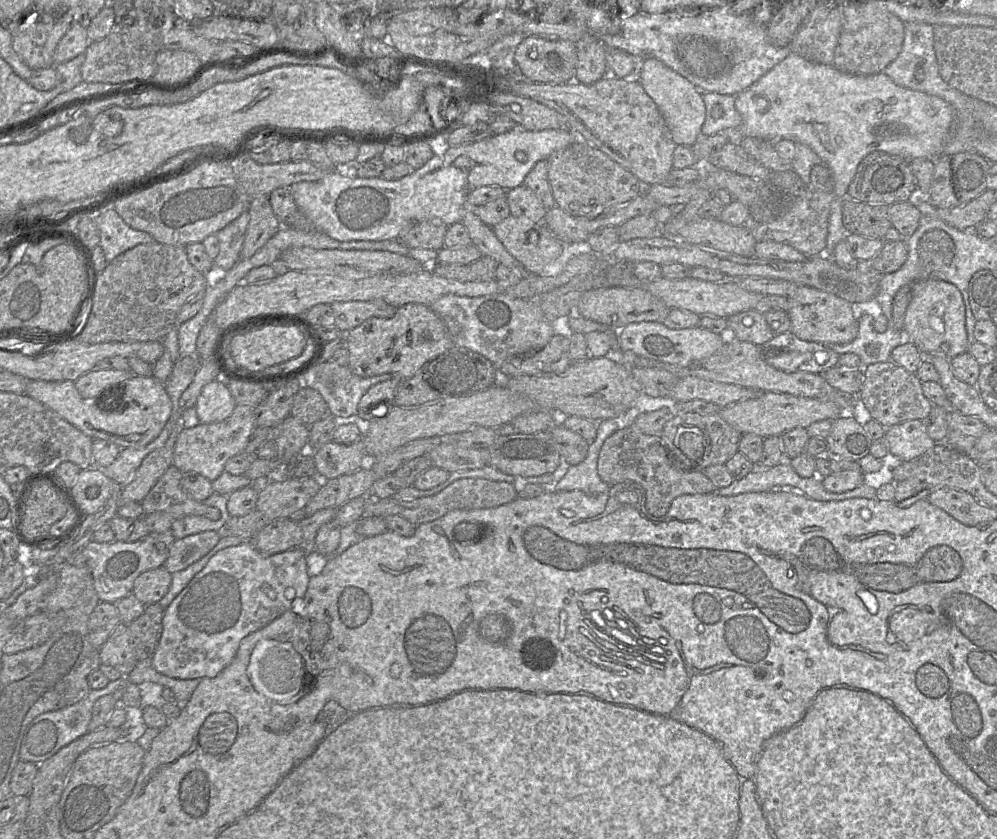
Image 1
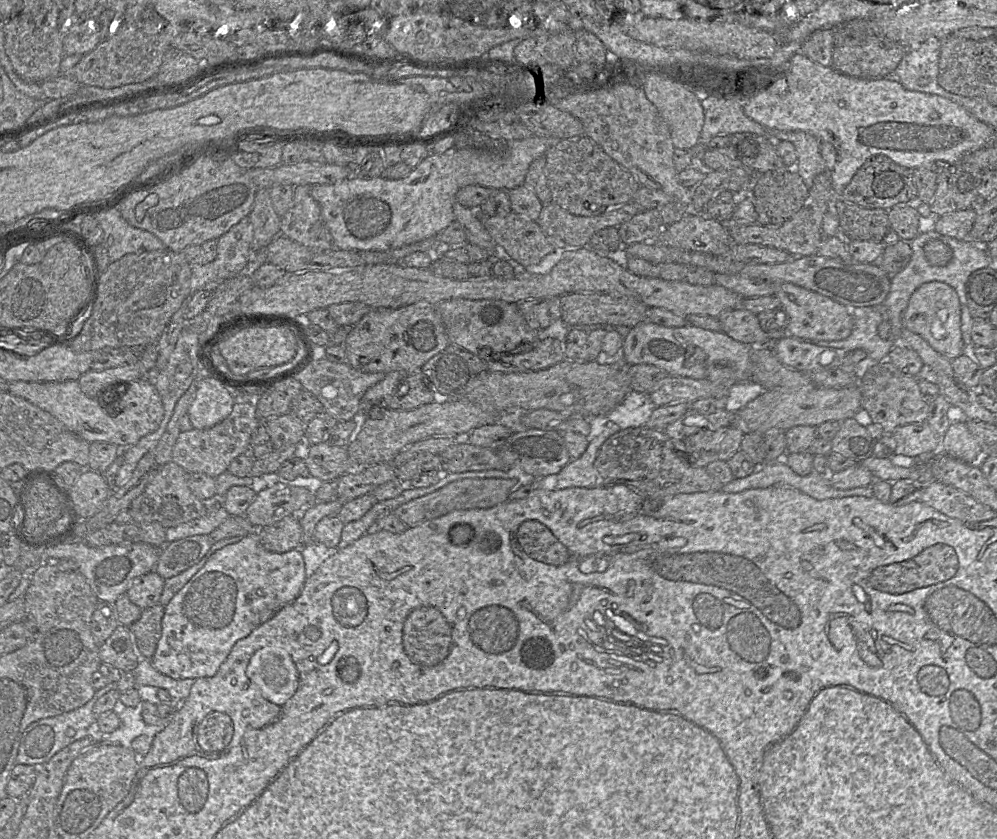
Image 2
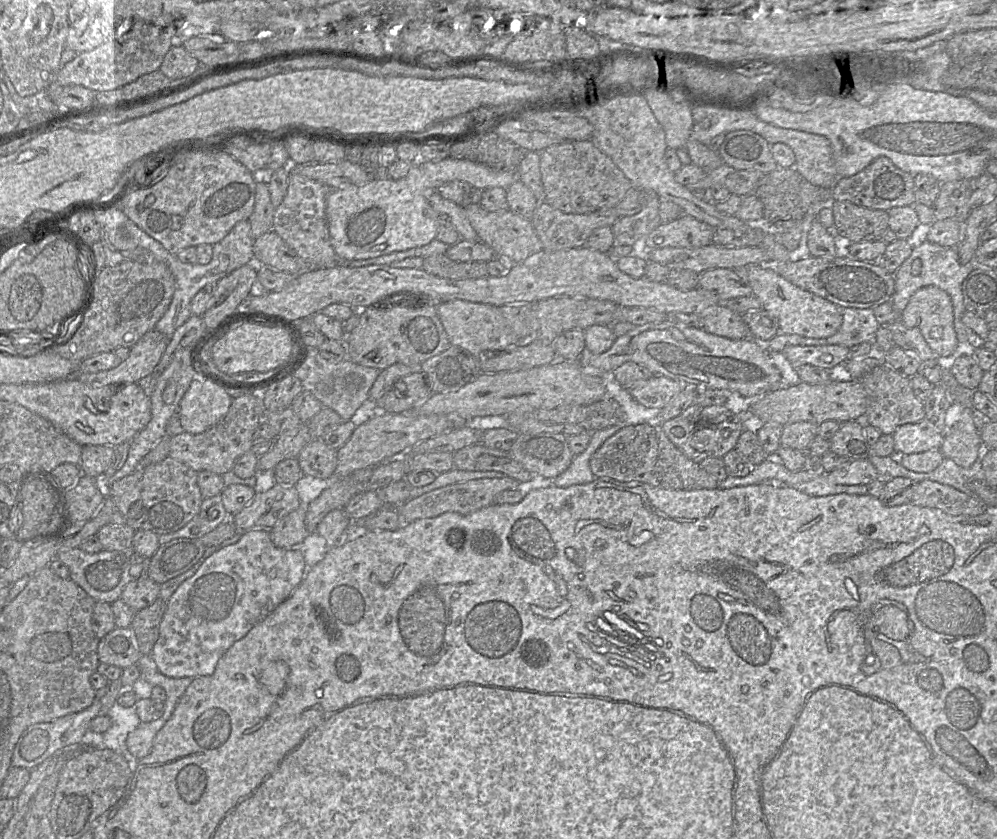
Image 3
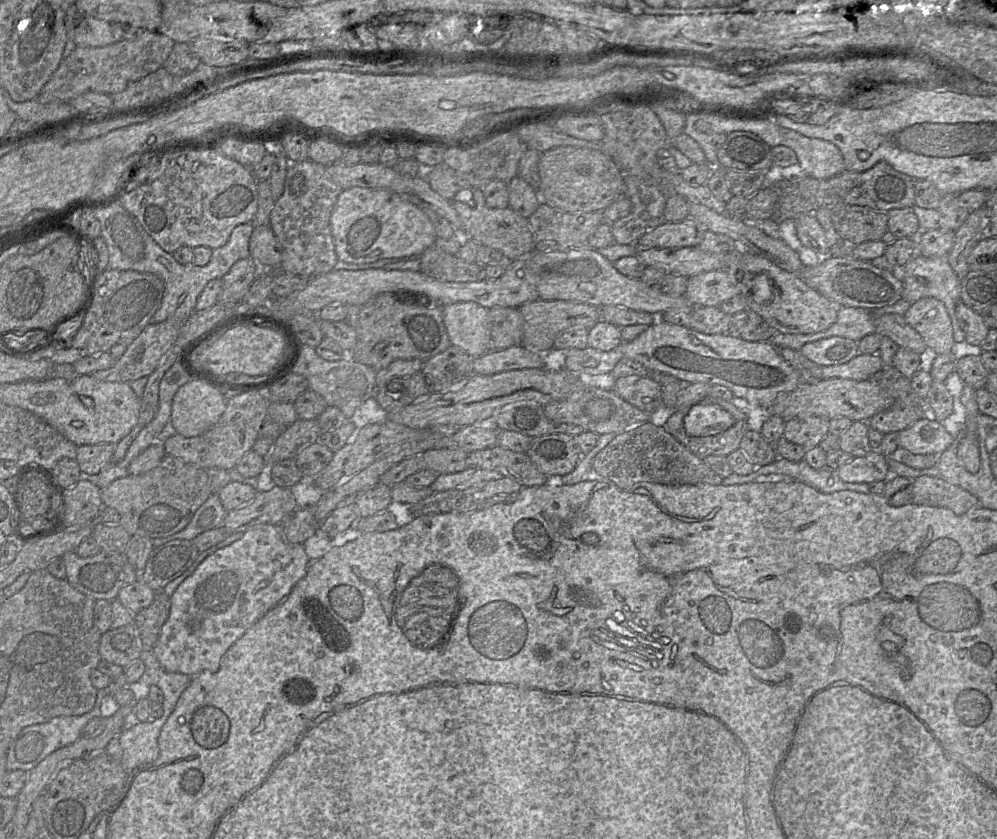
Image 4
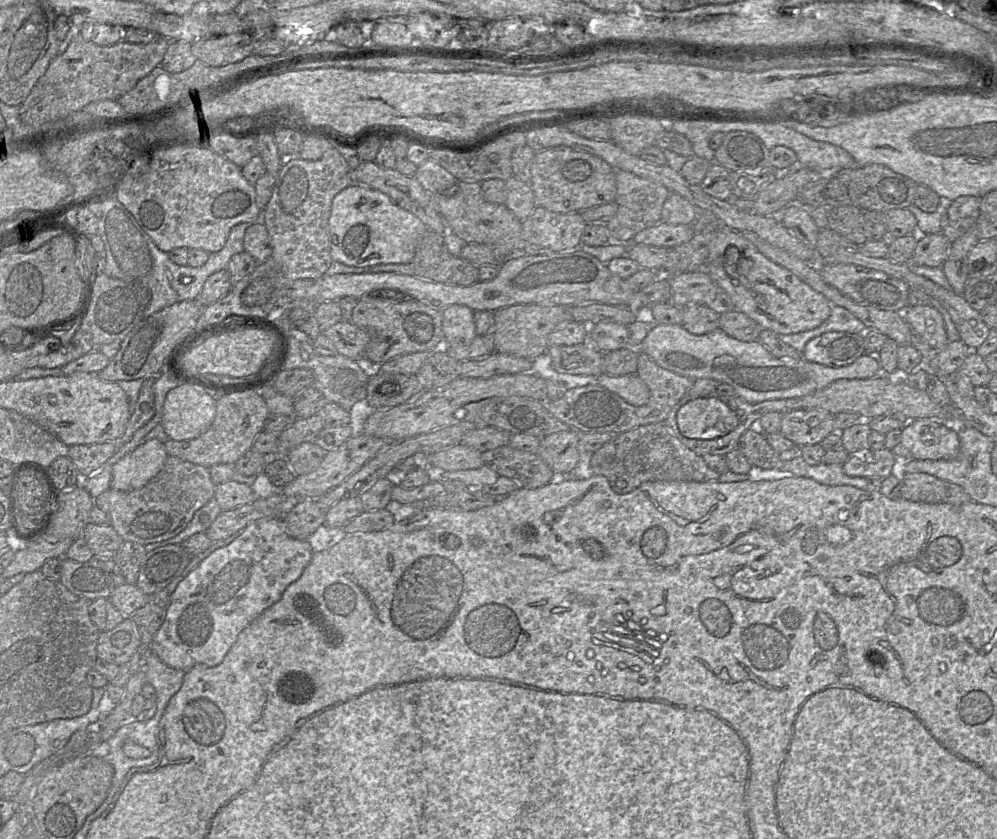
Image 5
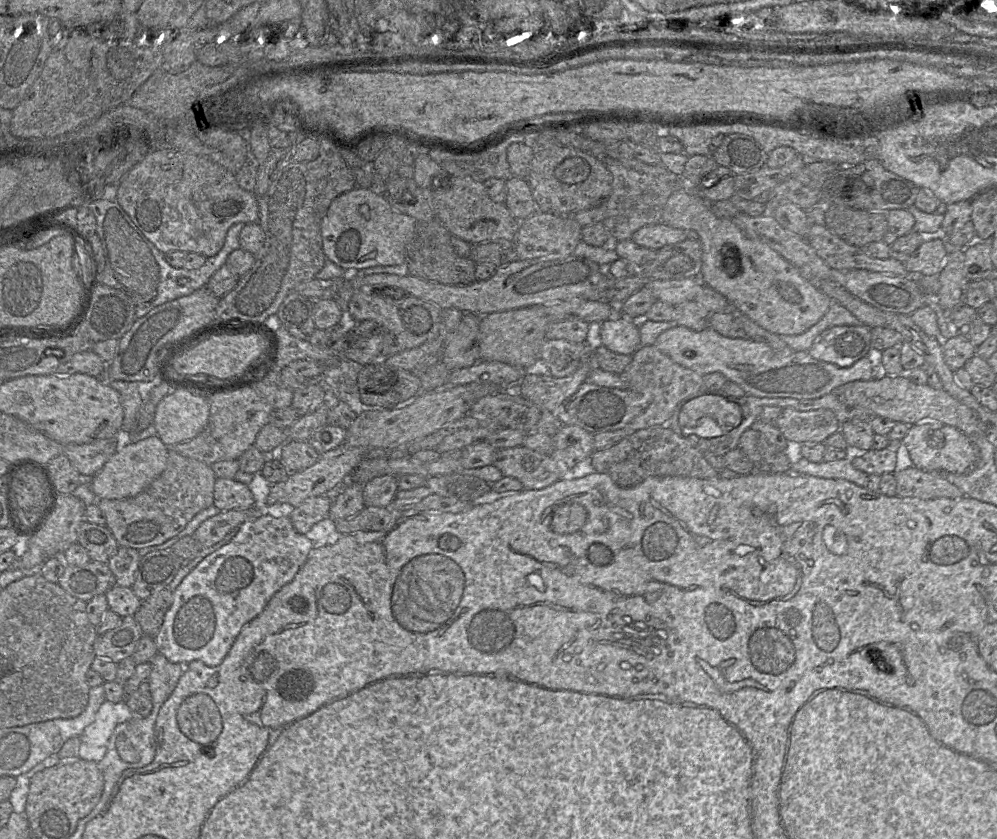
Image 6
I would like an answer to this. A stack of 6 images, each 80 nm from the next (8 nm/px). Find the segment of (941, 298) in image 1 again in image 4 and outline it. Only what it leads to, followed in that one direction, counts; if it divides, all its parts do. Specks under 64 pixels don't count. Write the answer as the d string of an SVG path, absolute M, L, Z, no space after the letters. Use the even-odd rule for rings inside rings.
M925 297L911 304L904 314L905 321L923 338L929 355L956 353L953 327L943 302Z

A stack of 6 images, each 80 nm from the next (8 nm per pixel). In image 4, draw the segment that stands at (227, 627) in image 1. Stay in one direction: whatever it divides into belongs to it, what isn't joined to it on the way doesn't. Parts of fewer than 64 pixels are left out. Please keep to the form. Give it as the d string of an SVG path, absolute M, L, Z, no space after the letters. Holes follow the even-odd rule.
M258 524L249 528L243 533L243 536L239 540L209 555L198 566L195 572L177 587L170 598L169 616L162 626L161 633L152 653L167 672L181 673L192 677L204 671L217 671L219 669L220 661L223 655L230 648L230 646L232 646L232 644L235 643L240 637L242 637L244 633L250 629L261 617L263 617L271 608L277 605L284 597L289 594L295 584L305 576L310 563L311 561L305 552L303 544L288 543L284 539L279 529L279 525Z

